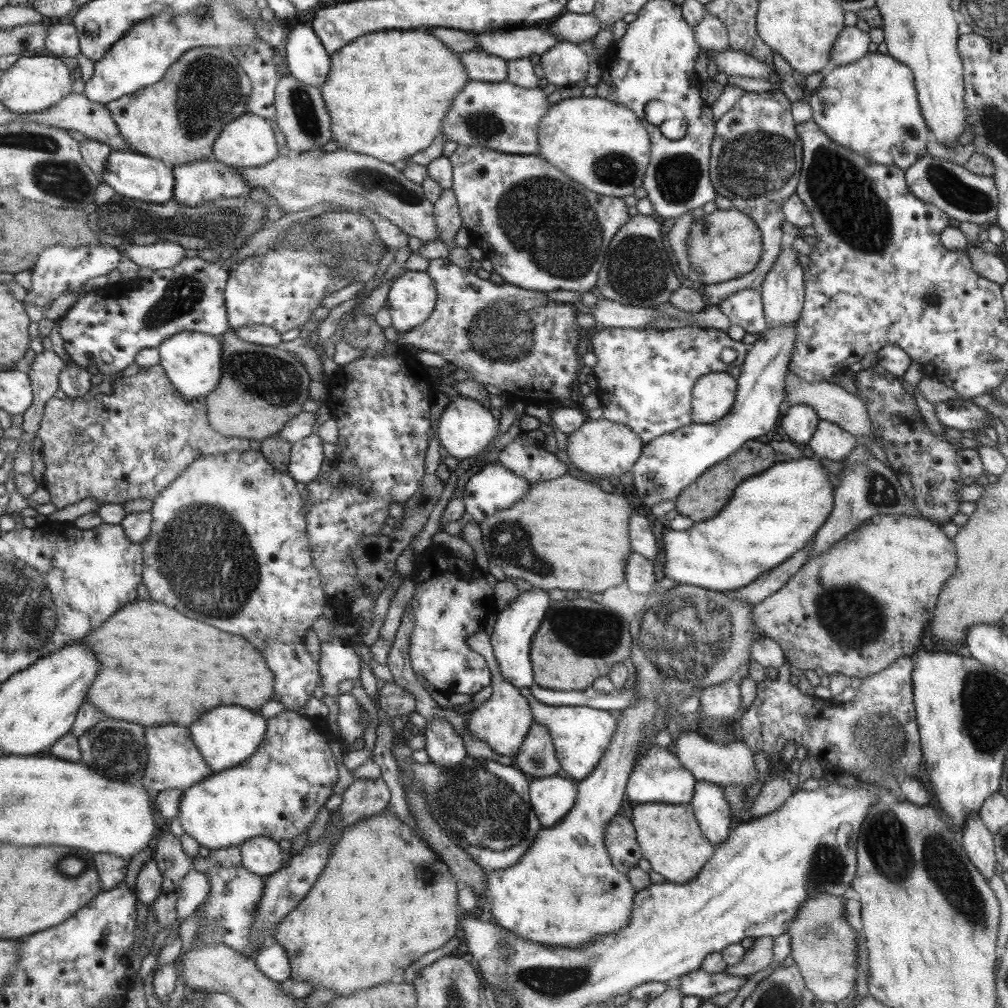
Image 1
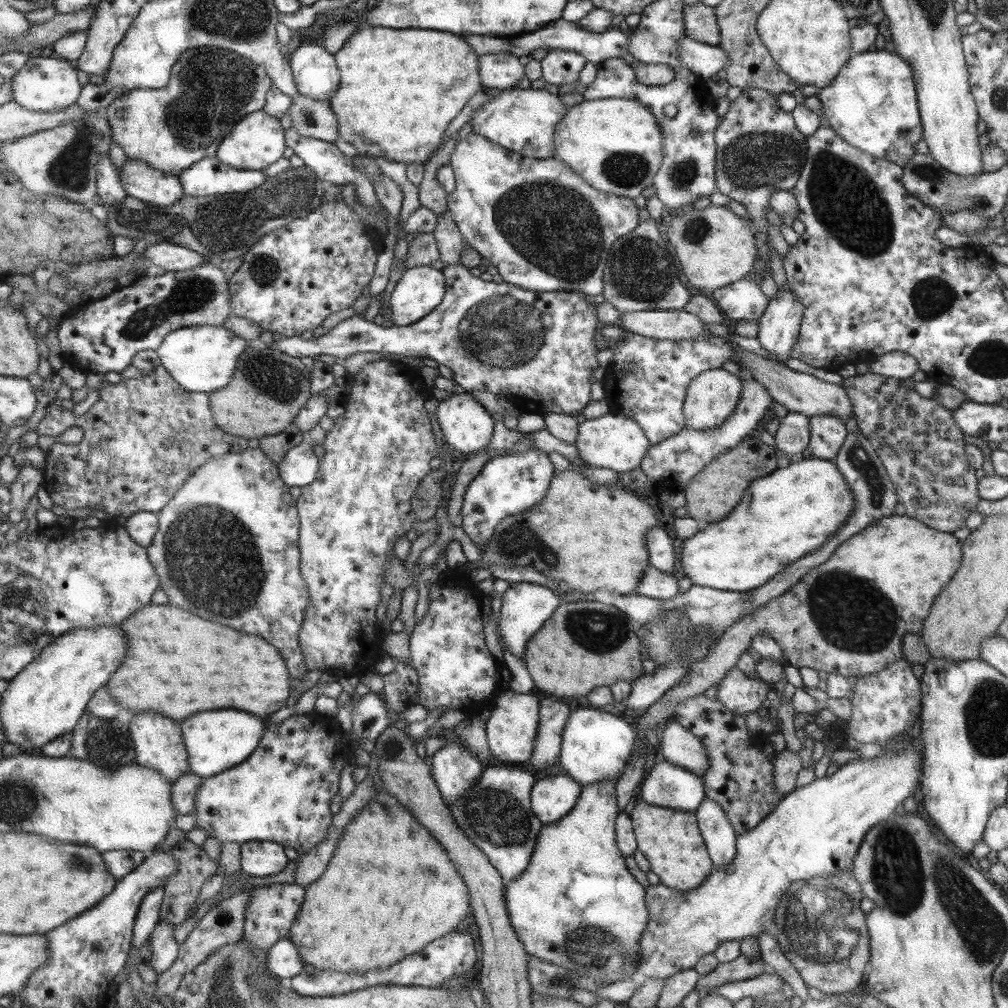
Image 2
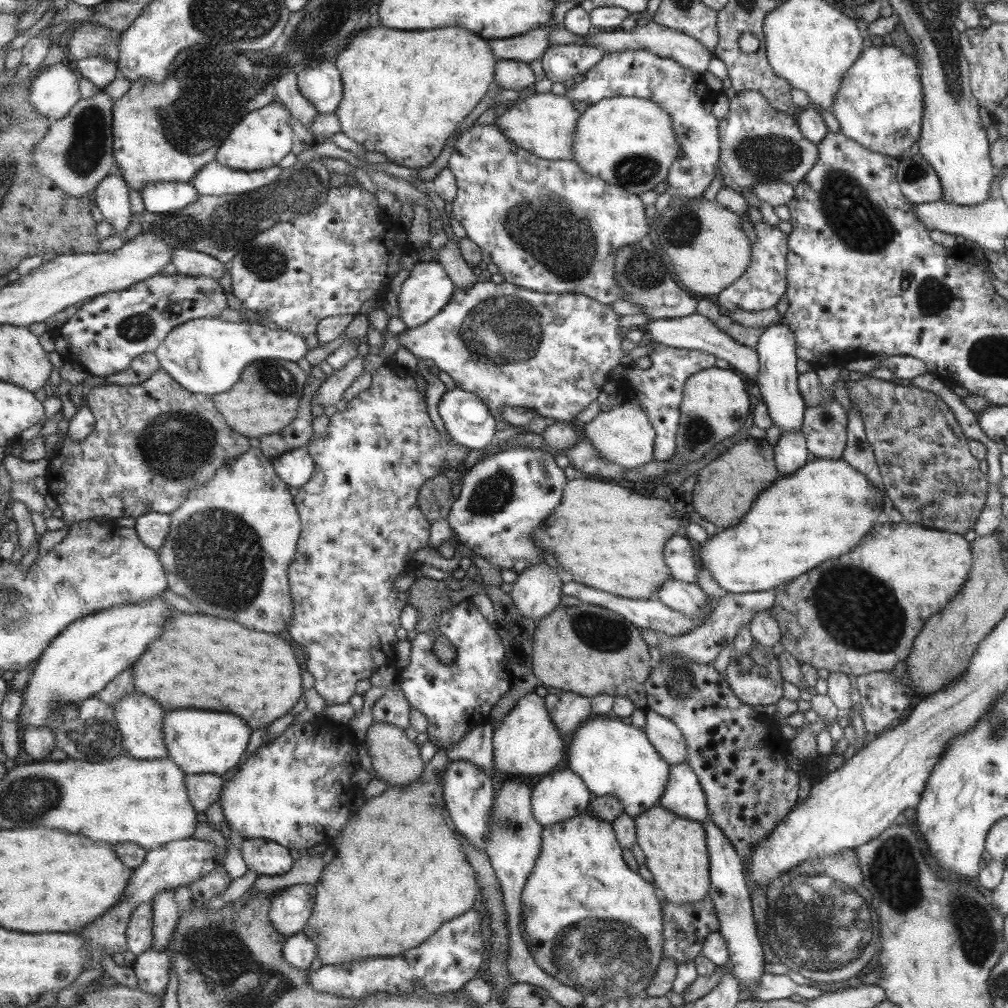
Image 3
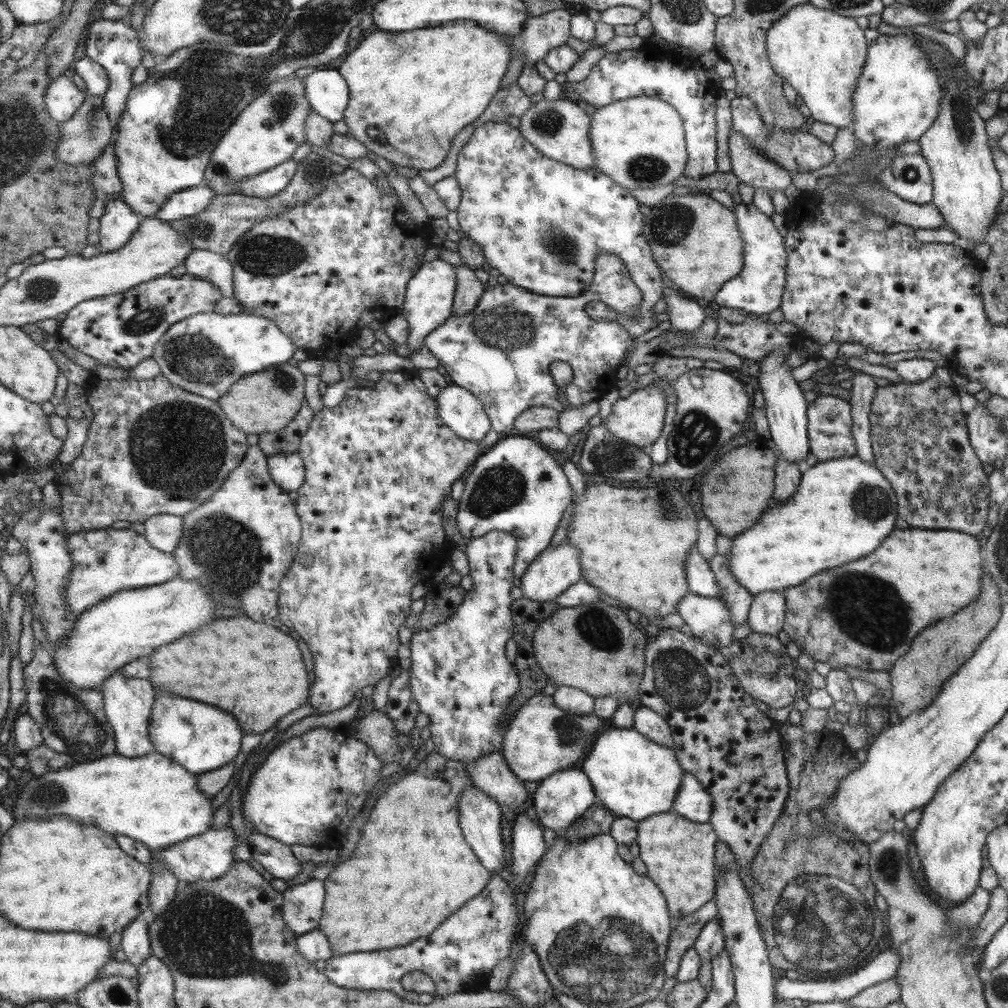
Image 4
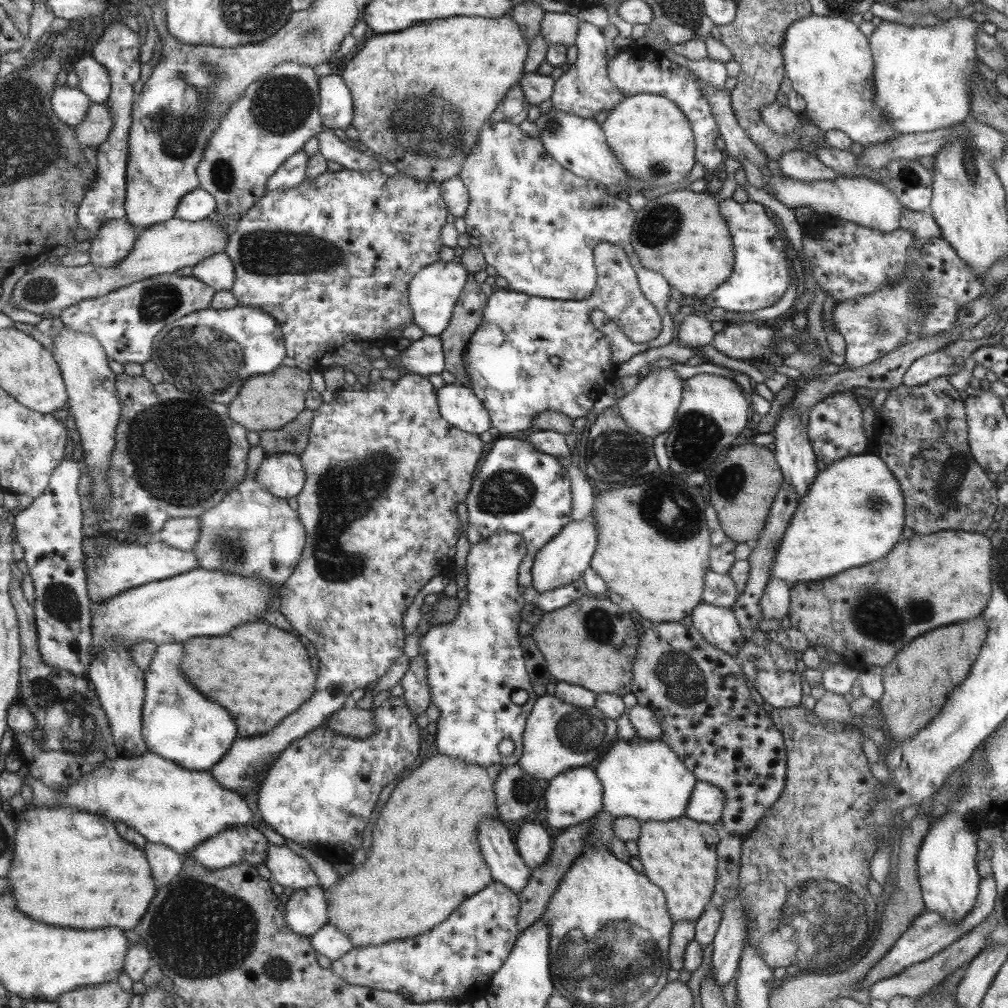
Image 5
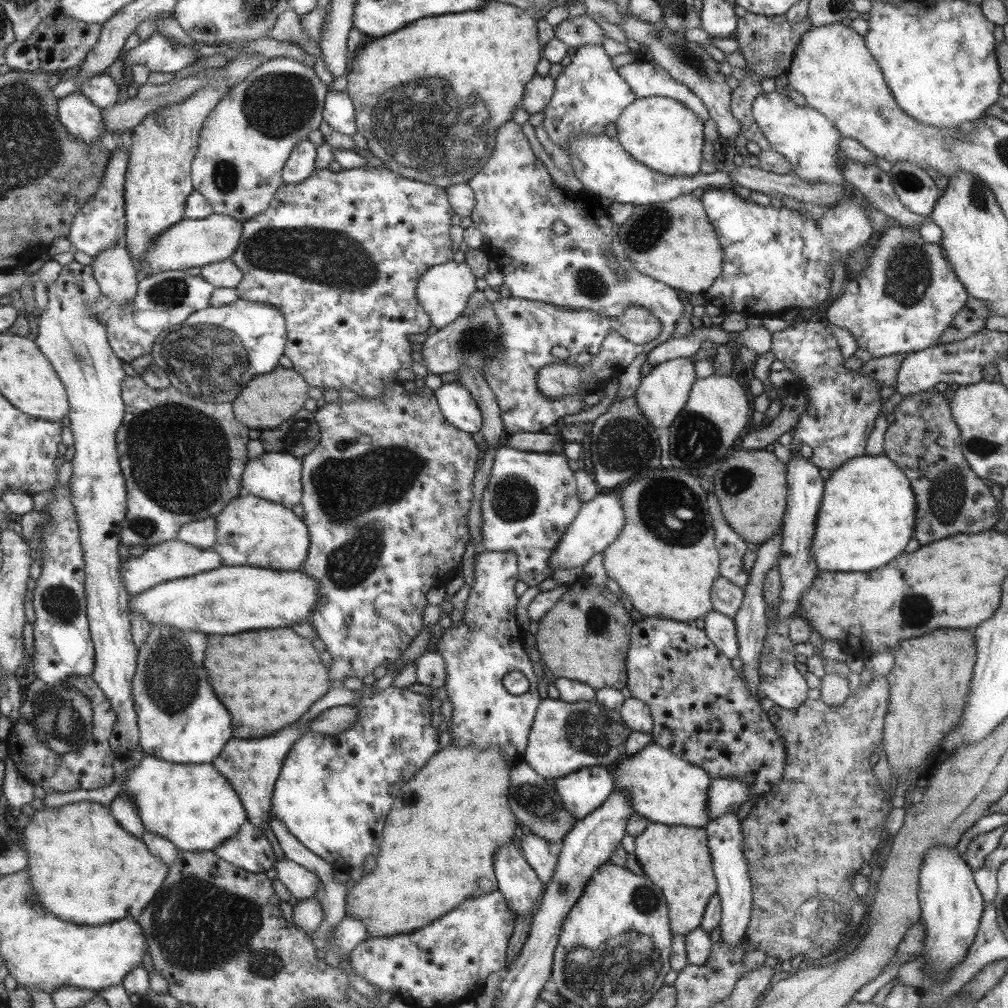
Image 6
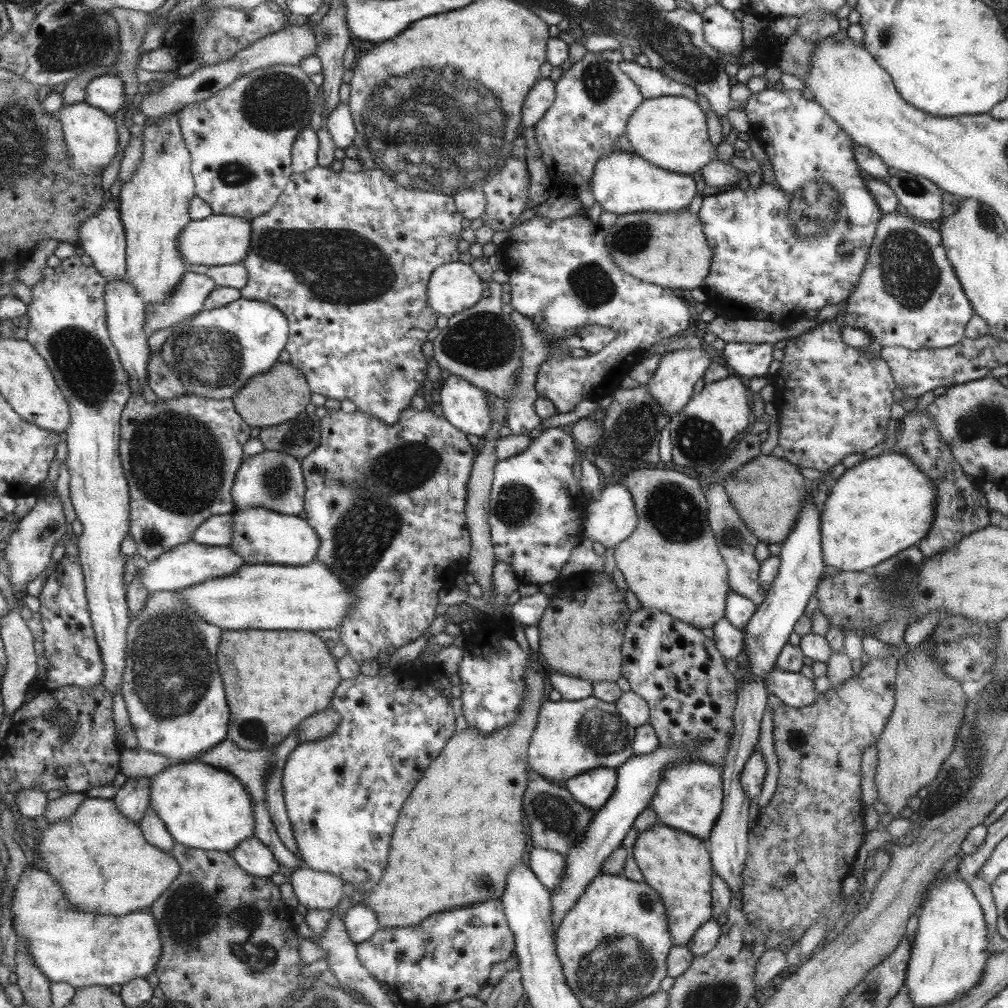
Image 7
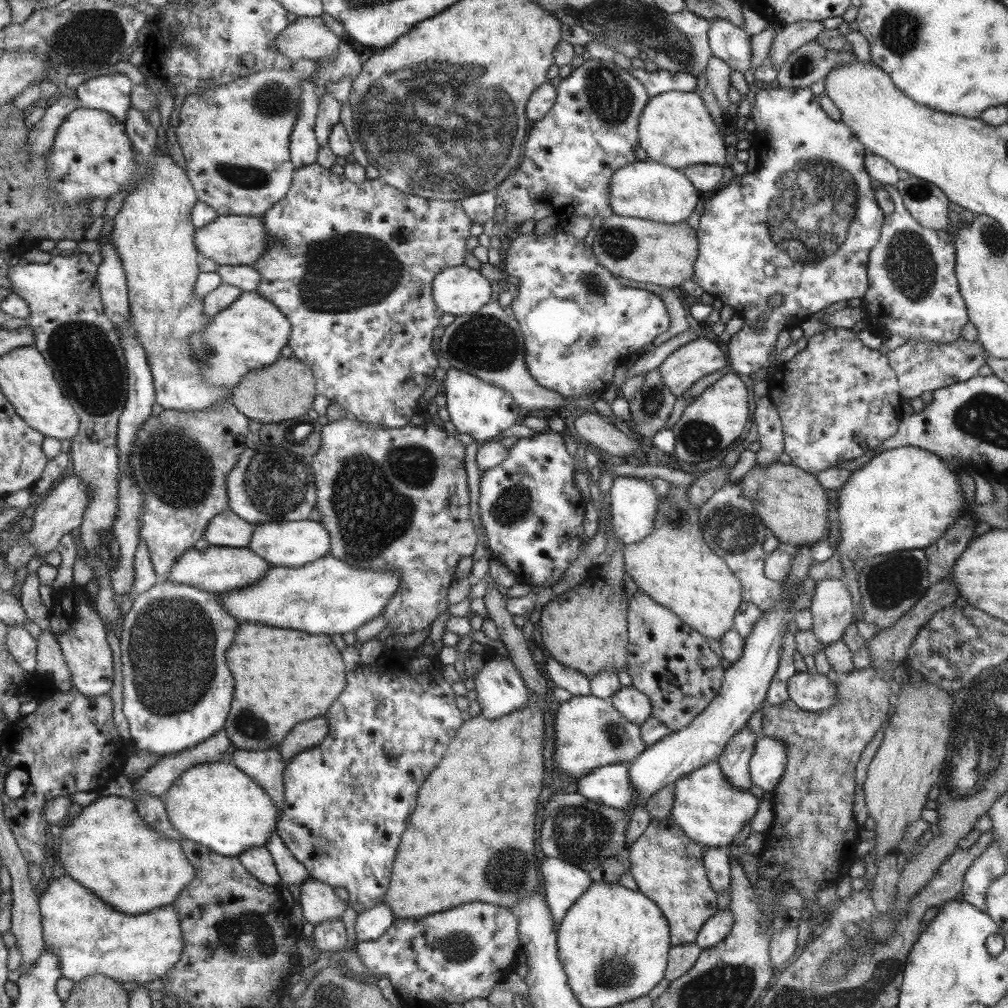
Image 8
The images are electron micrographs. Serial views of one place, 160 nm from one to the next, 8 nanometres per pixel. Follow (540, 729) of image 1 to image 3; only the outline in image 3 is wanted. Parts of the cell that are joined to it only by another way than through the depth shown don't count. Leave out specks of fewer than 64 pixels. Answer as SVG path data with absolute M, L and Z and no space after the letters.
M551 691L544 699L545 708L552 719L561 740L569 740L569 731L576 730L577 725L591 712L591 698L579 696L575 692Z

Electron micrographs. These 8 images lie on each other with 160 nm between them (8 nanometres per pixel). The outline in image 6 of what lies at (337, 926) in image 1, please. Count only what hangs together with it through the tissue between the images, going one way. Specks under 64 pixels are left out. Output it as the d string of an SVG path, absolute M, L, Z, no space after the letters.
M447 745L440 751L437 751L425 766L421 768L417 774L408 780L405 786L400 788L399 795L389 807L387 818L385 819L385 840L381 840L381 852L377 852L375 856L375 868L371 870L371 874L367 874L365 878L359 878L352 888L346 890L345 896L345 916L358 920L363 924L366 936L373 938L374 936L395 936L397 934L405 934L423 929L434 920L453 911L461 903L467 899L479 898L485 896L489 892L498 890L499 885L495 876L495 862L493 862L493 854L499 846L503 844L511 844L511 836L513 836L513 828L515 828L515 817L509 808L507 808L507 790L509 786L509 775L511 774L511 760L505 760L500 755L498 748L494 746L482 750L481 748L457 748L456 746Z

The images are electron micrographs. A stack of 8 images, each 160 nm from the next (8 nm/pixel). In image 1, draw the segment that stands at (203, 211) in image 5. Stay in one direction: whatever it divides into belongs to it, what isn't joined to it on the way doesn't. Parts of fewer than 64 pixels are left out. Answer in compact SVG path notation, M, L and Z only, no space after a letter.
M113 151L107 158L103 180L123 196L148 203L166 204L175 196L176 178L173 167L163 161L136 152Z

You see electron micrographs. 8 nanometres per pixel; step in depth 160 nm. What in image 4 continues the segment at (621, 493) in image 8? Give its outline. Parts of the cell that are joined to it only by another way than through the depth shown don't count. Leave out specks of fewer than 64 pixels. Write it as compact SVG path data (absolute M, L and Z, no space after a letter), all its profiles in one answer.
M566 542L550 546L537 556L518 579L522 596L535 602L557 599L580 578L580 561L577 549Z

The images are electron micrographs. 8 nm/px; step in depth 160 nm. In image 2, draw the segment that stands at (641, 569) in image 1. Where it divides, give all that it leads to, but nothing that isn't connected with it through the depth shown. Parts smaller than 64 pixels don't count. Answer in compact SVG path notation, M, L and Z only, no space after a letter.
M647 565L641 576L634 588L634 594L665 601L672 599L679 592L677 580L672 574L663 572L661 569Z

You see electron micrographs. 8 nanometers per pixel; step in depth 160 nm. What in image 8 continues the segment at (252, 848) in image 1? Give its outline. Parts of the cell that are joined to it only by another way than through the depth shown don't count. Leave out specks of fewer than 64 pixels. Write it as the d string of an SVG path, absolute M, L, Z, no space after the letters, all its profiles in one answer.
M312 876L300 886L299 904L304 913L304 922L315 926L326 920L341 918L346 902L341 902L331 887Z

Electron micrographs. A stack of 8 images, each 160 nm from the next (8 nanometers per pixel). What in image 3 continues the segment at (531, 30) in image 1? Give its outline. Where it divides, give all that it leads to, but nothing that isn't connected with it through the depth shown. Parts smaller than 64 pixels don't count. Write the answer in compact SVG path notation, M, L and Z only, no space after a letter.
M651 20L645 25L635 25L630 31L620 29L599 31L589 30L583 36L584 44L593 48L600 48L603 54L614 52L625 52L625 50L648 50L655 56L661 58L670 58L675 60L679 66L687 68L691 72L697 72L700 76L707 70L708 62L711 60L712 52L707 50L700 42L694 38L688 37L686 34L668 29L653 23Z

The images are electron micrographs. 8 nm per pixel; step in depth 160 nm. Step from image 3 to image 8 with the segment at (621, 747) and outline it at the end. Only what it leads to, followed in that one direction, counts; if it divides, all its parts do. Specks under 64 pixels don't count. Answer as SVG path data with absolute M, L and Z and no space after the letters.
M713 761L704 764L701 768L688 772L687 775L683 775L676 780L673 787L673 802L668 816L680 825L681 830L684 830L685 836L701 847L705 846L715 849L727 848L732 844L733 839L742 829L743 824L754 815L760 799L755 798L749 790L733 788L732 784L728 783L727 777L721 772L720 765Z

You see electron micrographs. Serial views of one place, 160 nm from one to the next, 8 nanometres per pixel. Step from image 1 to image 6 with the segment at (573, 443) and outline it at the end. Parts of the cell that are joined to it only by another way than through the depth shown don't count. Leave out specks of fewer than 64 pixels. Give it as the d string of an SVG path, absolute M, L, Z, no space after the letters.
M679 358L656 365L649 374L640 379L639 387L636 389L634 398L641 416L657 432L668 429L684 408L688 401L688 394L692 390L692 384L696 376L694 366L689 358Z

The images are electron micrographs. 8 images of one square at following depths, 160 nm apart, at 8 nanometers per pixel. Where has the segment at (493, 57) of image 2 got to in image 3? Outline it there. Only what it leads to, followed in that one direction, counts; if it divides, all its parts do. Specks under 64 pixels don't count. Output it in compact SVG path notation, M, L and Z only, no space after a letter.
M496 60L493 71L492 84L505 90L521 91L535 82L533 72L524 62L510 60Z

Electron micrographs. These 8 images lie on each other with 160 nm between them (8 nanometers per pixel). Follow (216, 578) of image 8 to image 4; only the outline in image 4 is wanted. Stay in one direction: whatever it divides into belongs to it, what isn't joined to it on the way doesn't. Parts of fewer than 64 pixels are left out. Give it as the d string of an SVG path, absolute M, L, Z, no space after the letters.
M113 526L108 529L76 532L68 536L68 545L72 567L68 576L68 583L64 588L64 604L66 604L66 609L75 616L83 615L84 612L111 598L117 592L165 584L175 579L180 571L174 553L167 554L157 550L145 538L144 534L138 534L127 526Z

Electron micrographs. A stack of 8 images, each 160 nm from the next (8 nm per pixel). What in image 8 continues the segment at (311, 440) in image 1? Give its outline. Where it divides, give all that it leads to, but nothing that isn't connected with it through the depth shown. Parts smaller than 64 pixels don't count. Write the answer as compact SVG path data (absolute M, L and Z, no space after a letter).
M265 444L247 450L227 478L231 510L243 520L255 524L261 521L309 520L316 507L315 477L303 457L282 446Z

